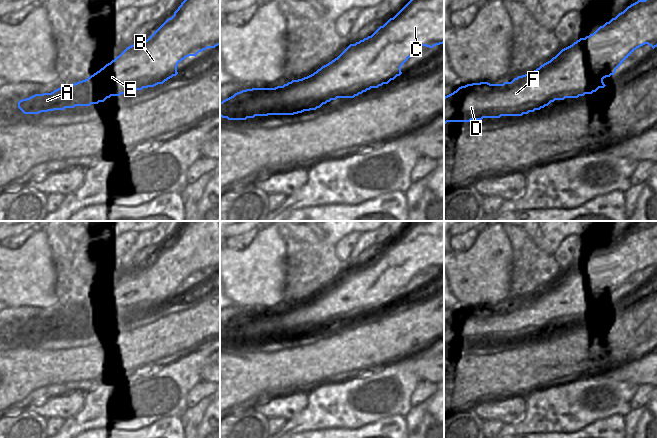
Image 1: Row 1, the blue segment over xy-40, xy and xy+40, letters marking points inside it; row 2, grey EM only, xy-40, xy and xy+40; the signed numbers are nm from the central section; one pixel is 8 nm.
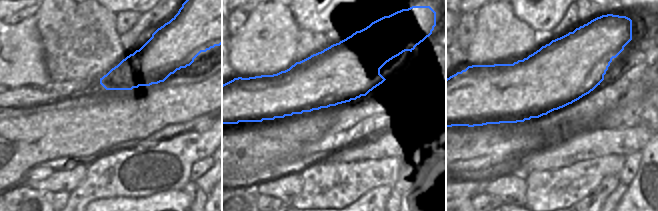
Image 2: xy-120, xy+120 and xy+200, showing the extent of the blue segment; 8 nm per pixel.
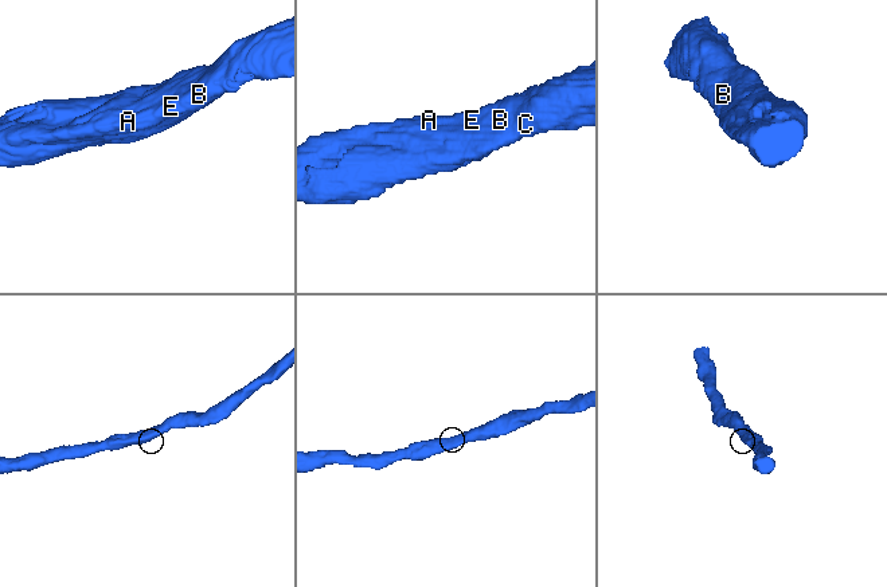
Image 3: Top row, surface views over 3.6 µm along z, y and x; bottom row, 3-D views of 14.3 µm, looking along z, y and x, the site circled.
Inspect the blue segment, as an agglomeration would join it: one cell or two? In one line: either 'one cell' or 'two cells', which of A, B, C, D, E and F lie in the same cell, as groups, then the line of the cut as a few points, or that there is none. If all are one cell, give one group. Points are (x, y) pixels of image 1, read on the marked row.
one cell; groups A B C D E F; cut none

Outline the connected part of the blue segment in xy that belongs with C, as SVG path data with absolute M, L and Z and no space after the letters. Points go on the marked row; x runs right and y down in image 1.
M410 0L393 18L380 26L371 36L350 44L337 58L322 66L313 74L292 80L275 88L242 90L220 102L220 116L228 120L246 120L255 116L294 115L316 110L337 98L354 98L371 88L388 84L402 74L401 66L421 47L433 48L444 43L444 0Z

